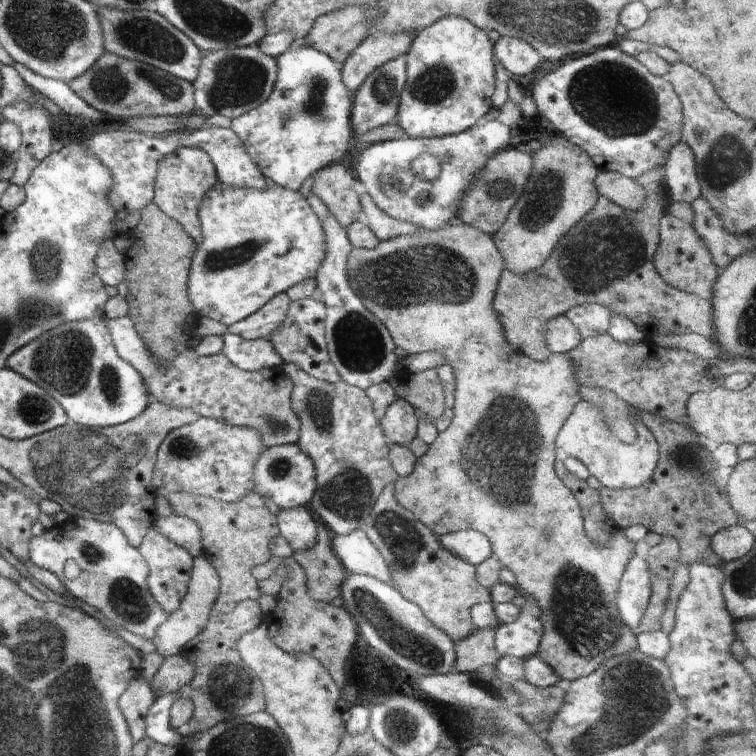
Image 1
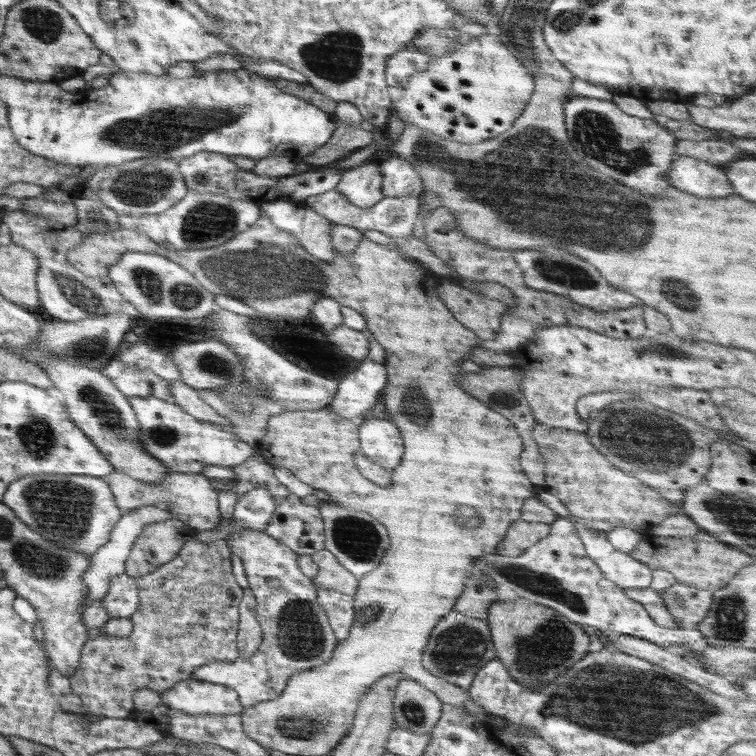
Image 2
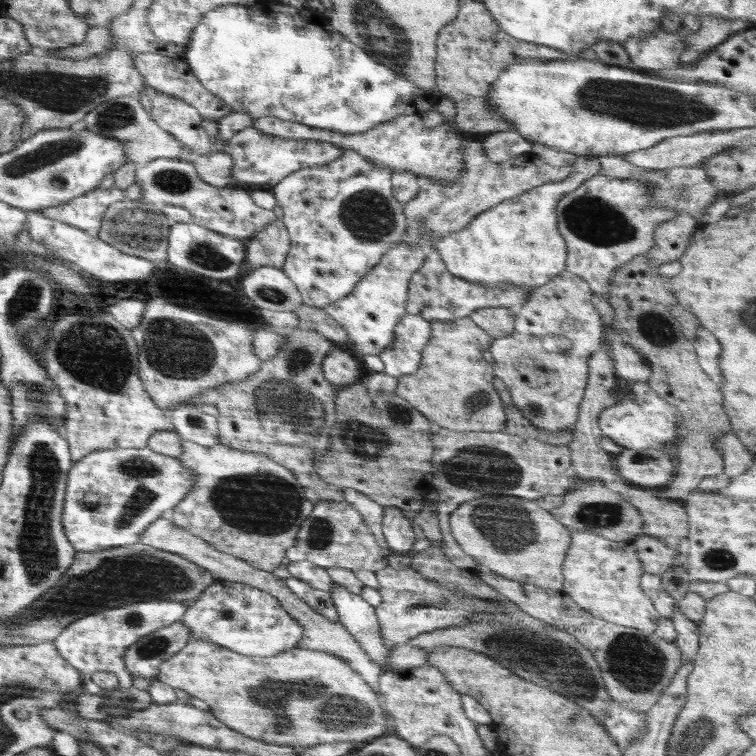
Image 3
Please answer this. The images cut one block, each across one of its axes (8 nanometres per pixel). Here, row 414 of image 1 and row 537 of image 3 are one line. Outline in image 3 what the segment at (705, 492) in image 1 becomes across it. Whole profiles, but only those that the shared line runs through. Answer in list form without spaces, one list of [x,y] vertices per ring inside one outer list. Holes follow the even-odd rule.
[[[640,535],[636,540],[638,558],[644,564],[644,570],[650,574],[664,574],[674,560],[675,550],[662,542],[662,539]]]

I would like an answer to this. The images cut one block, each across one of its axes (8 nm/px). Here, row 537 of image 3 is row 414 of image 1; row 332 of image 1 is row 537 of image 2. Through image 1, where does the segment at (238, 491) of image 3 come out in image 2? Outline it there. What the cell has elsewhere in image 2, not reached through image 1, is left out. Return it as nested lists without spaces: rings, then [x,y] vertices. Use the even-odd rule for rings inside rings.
[[[139,506],[137,509],[124,513],[115,529],[111,532],[111,538],[104,547],[99,547],[95,555],[91,555],[91,566],[83,572],[83,583],[87,586],[87,599],[83,608],[88,608],[95,600],[101,600],[110,590],[111,579],[116,575],[124,574],[126,571],[126,562],[136,538],[147,524],[164,522],[165,520],[176,518],[174,514],[160,506]]]

